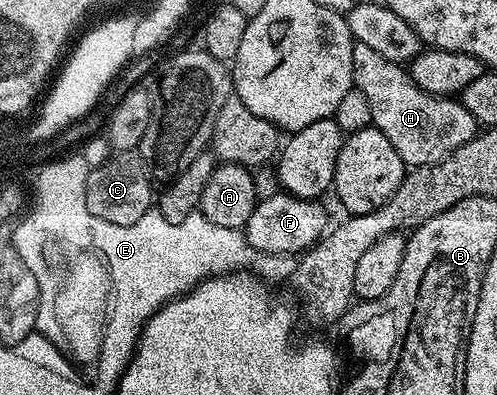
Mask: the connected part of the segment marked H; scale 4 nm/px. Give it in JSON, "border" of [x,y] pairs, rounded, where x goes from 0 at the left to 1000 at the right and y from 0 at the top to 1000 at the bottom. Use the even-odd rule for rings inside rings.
{"border":[[[714,111],[708,129],[712,223],[740,251],[748,316],[797,372],[797,392],[821,423],[885,413],[918,372],[934,372],[966,334],[966,309],[911,243],[855,235],[831,208],[811,167],[773,149],[748,119]]]}

